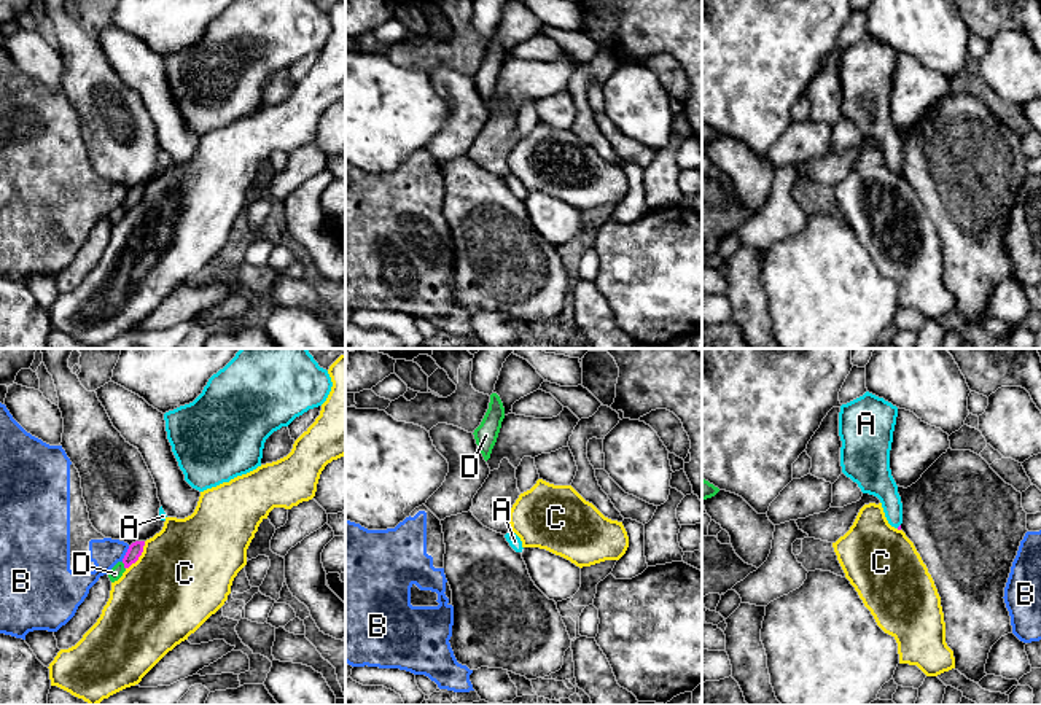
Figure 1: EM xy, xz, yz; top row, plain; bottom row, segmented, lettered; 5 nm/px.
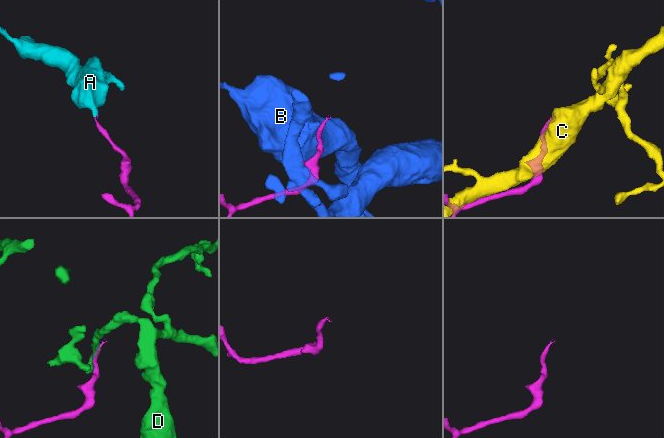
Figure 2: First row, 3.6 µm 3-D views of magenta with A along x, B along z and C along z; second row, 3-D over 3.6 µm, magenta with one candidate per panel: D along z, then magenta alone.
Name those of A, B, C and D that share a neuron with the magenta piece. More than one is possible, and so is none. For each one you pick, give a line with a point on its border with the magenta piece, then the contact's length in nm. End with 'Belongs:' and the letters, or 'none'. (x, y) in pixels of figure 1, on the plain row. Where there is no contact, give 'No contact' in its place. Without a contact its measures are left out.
A: No contact
Belongs: A

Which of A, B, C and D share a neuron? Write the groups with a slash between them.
A / B / C / D

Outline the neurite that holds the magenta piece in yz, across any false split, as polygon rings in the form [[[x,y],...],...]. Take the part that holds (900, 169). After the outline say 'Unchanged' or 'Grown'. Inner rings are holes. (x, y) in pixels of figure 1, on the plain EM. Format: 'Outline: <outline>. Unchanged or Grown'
Outline: [[[869,35],[839,56],[842,116],[880,143],[888,167],[901,173],[903,146],[890,113],[898,51]]]. Grown

